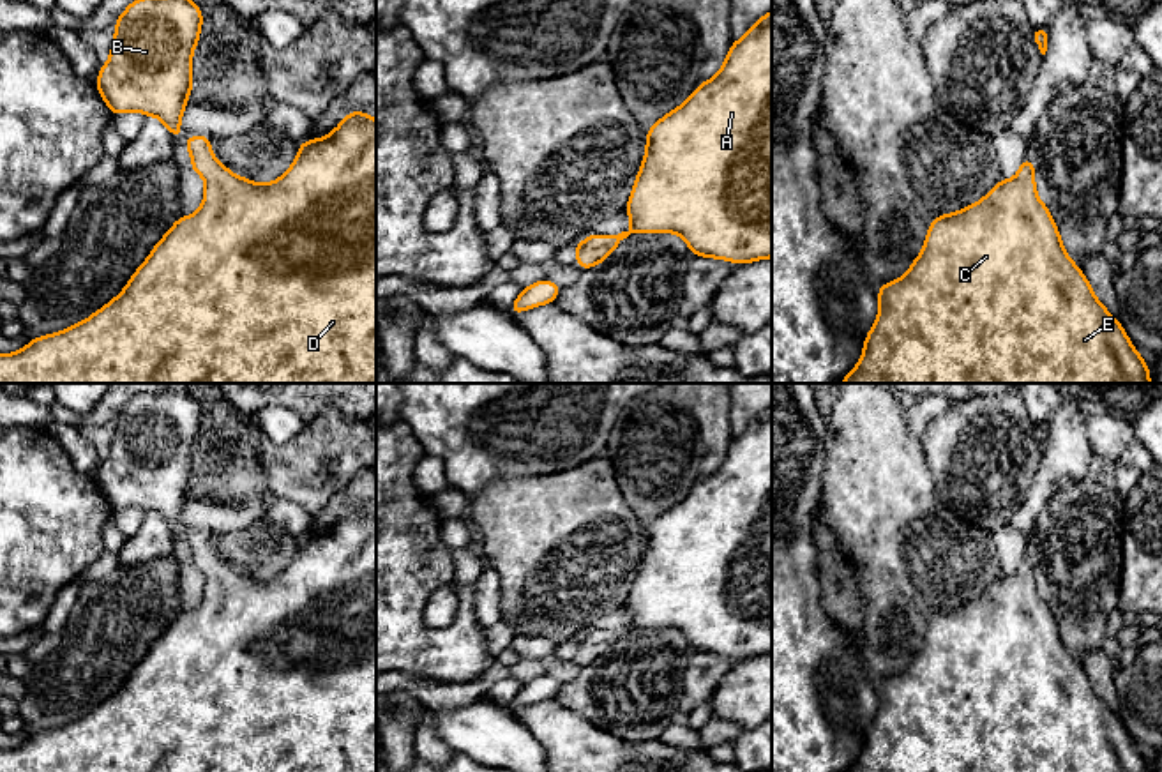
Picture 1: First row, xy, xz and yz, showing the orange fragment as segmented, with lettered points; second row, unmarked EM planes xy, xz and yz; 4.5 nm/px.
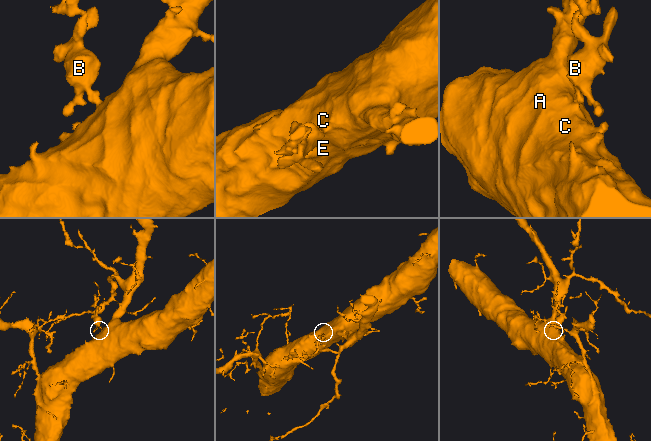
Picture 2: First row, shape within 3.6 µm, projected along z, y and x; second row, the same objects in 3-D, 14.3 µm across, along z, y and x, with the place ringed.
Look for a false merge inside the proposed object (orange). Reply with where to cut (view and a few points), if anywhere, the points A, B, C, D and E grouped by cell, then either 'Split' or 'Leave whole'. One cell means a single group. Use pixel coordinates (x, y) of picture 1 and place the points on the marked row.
No split. Groups: A B C D E. Leave whole

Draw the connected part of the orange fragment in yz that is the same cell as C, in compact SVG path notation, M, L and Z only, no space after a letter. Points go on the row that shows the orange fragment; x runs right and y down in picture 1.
M1030 157L1012 180L1001 178L978 203L955 214L938 216L927 230L922 253L906 276L878 286L879 313L865 336L864 353L853 371L839 383L1150 383L1144 359L1127 337L1120 320L1113 318L1095 297L1083 270L1068 258L1053 214L1040 201L1035 187L1035 164Z

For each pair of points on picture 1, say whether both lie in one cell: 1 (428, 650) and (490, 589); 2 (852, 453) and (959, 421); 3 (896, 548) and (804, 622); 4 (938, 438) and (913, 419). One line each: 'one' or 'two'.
1: two
2: two
3: two
4: two

